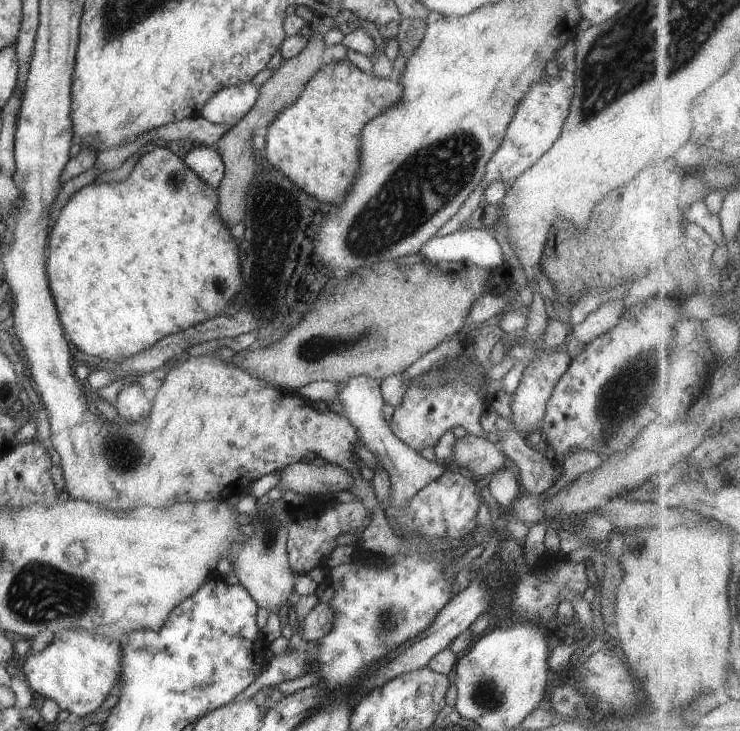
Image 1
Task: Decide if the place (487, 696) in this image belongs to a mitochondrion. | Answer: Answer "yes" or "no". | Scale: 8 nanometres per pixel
yes

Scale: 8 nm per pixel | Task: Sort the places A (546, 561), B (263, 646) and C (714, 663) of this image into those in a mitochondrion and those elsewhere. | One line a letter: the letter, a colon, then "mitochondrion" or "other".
A: other
B: other
C: other

